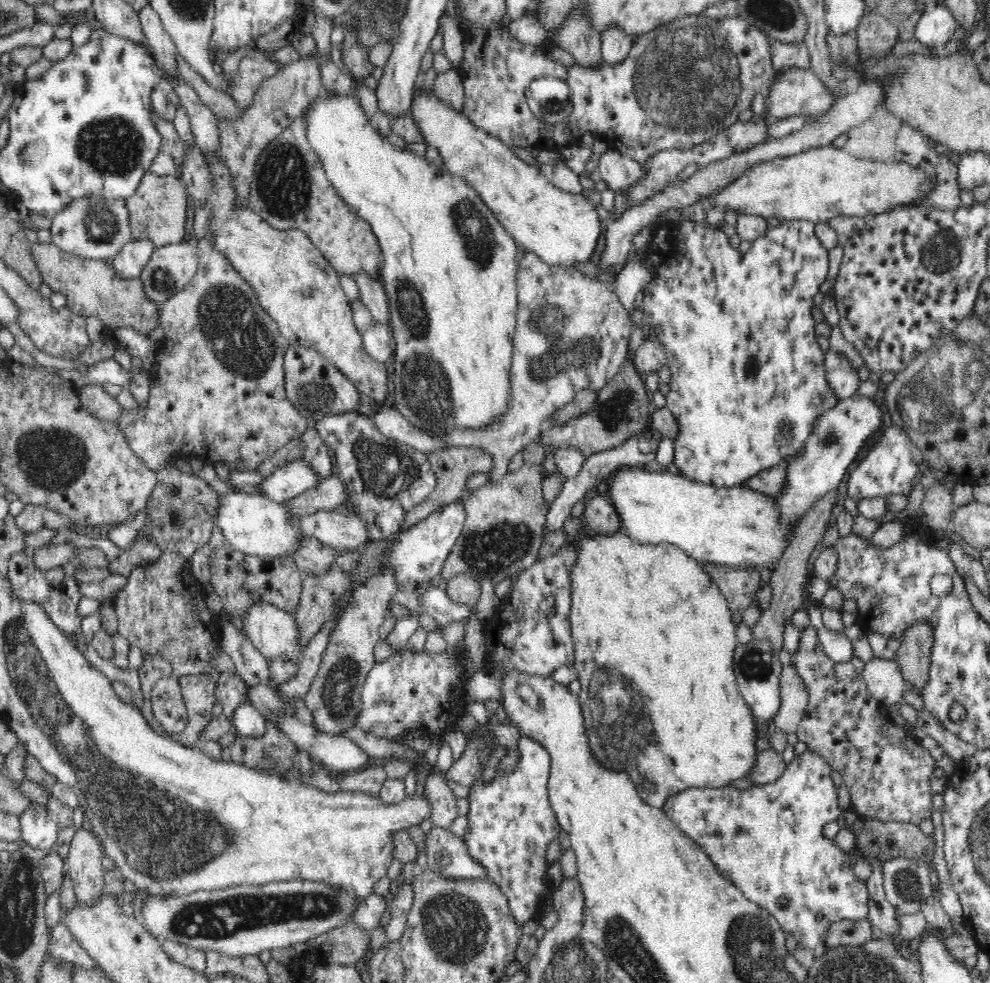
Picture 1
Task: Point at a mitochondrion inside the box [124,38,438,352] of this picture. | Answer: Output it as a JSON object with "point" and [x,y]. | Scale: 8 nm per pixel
{"point":[284,182]}

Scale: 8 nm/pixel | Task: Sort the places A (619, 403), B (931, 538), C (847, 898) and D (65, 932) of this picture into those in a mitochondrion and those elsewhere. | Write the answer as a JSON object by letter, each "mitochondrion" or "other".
{"A":"mitochondrion","B":"other","C":"other","D":"other"}

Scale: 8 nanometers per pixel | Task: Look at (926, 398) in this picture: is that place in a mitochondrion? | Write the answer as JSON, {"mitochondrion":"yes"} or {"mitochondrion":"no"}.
{"mitochondrion":"yes"}

